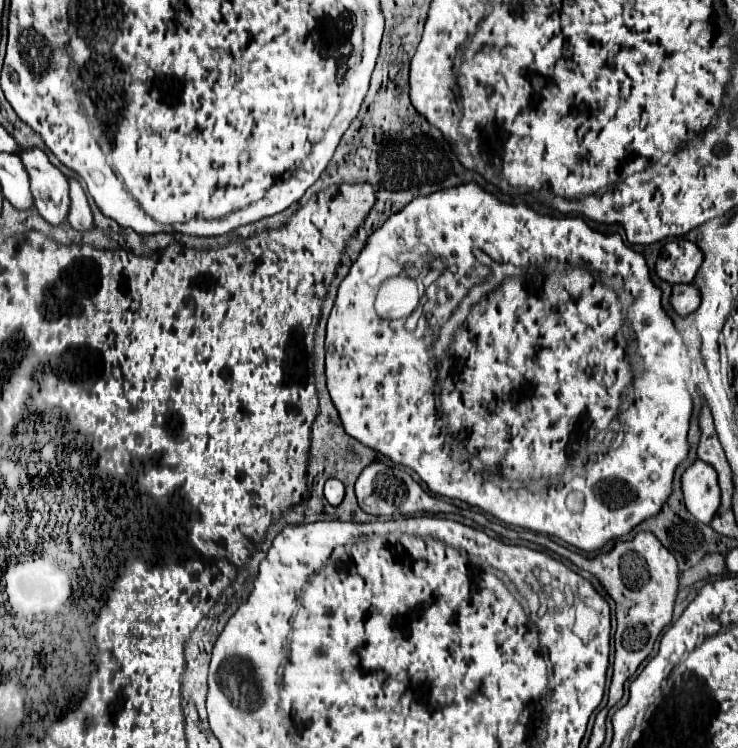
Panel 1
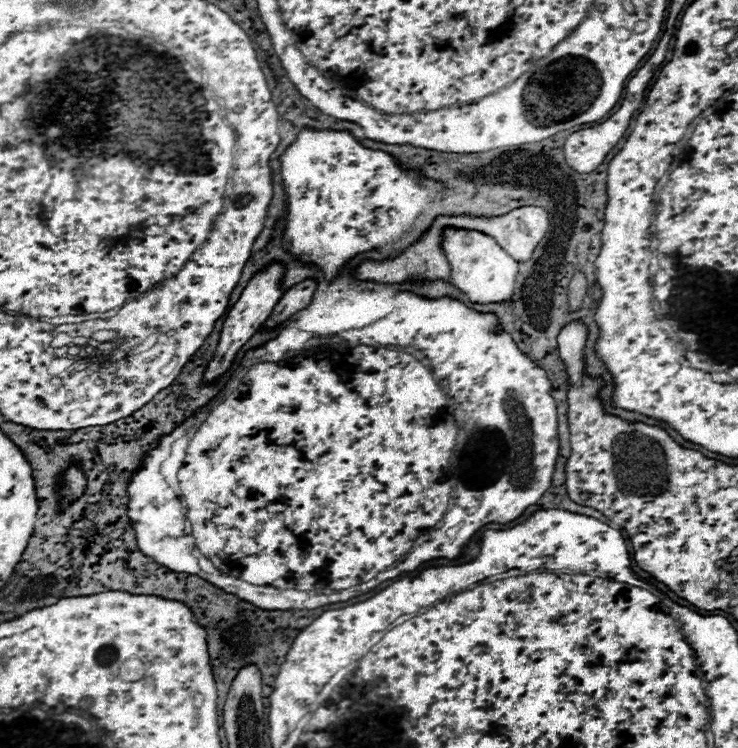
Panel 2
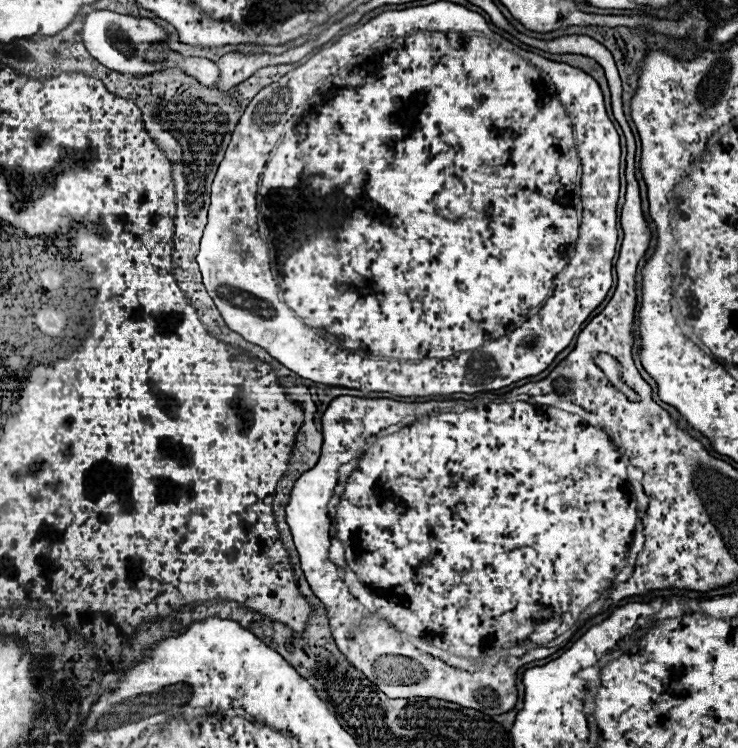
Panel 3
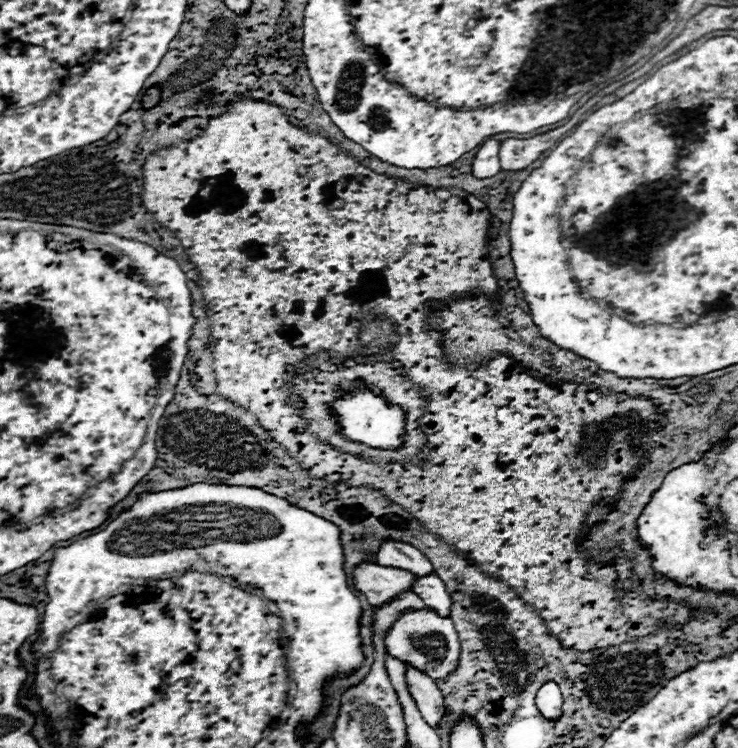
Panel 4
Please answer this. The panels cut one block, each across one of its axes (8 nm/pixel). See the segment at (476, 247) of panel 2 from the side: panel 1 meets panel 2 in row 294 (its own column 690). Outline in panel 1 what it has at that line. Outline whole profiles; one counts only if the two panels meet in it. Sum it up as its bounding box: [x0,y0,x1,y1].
[682,460,720,524]

